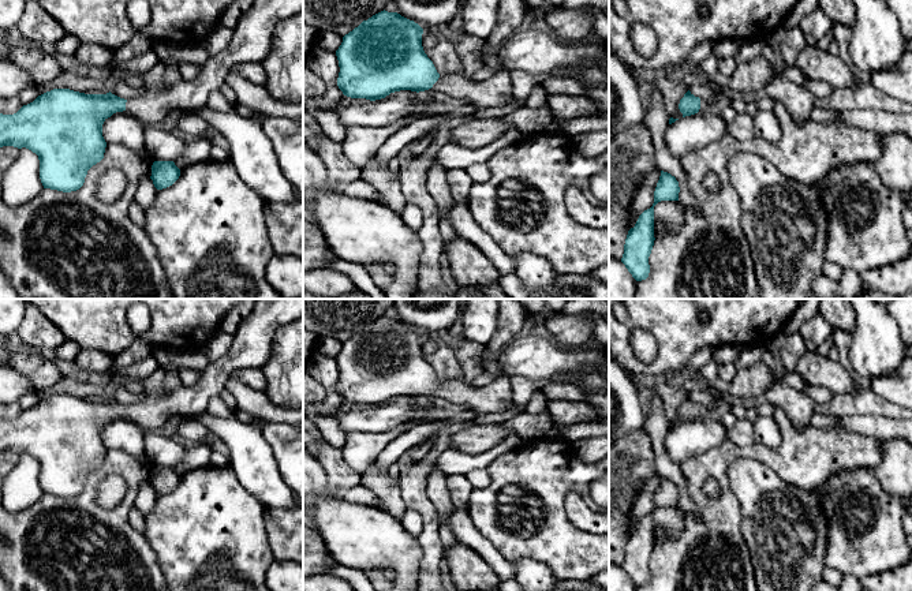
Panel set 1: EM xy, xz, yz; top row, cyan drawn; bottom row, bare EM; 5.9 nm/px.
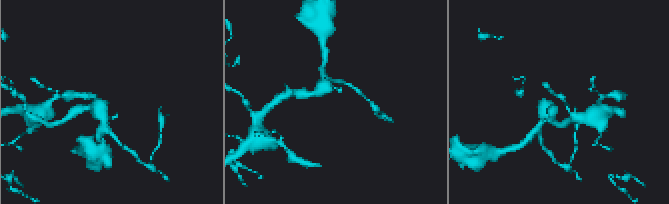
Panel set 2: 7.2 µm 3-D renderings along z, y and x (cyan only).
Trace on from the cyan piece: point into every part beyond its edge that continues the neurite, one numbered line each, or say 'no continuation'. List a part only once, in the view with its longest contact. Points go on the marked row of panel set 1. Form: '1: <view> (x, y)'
1: xz (496, 92)

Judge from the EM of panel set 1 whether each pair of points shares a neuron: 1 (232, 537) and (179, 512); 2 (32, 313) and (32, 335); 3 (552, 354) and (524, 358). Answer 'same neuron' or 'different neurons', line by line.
1: same neuron
2: same neuron
3: same neuron

